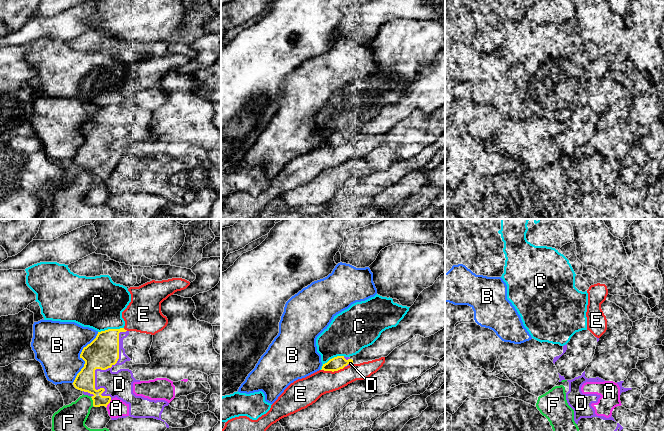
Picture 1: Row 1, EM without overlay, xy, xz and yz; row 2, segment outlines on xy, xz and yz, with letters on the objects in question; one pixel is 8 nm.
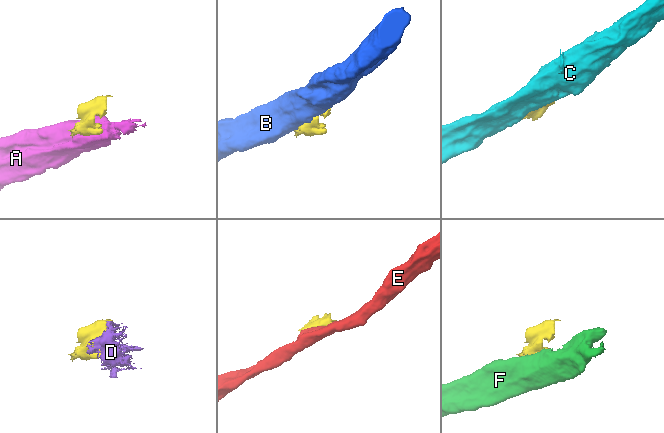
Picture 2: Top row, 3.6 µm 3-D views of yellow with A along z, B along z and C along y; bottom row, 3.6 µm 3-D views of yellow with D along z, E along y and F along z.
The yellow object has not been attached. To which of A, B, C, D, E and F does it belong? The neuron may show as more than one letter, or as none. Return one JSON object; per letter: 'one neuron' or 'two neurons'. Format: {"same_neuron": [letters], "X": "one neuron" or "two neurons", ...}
{"same_neuron": [], "A": "two neurons", "B": "two neurons", "C": "two neurons", "D": "two neurons", "E": "two neurons", "F": "two neurons"}

